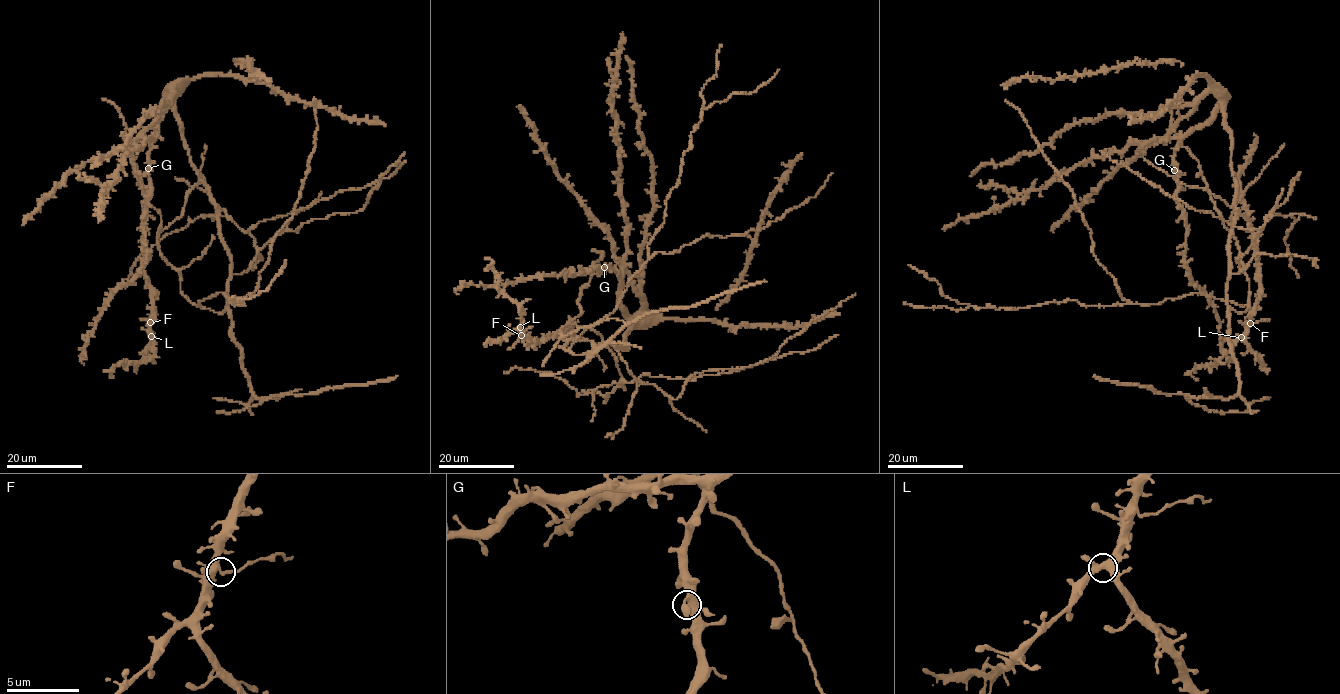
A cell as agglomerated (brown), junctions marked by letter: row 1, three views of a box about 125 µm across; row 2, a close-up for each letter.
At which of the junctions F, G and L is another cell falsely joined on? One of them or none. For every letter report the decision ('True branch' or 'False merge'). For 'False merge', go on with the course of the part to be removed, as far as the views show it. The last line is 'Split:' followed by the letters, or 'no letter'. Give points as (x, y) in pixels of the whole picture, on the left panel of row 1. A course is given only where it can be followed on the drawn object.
F: False merge
G: True branch
L: True branch
Split: F

